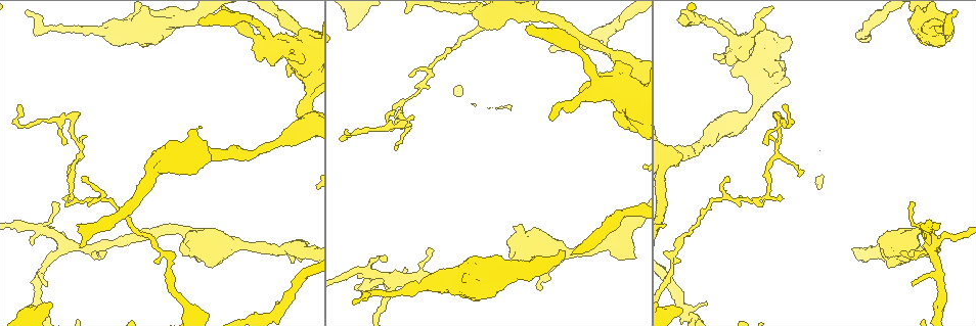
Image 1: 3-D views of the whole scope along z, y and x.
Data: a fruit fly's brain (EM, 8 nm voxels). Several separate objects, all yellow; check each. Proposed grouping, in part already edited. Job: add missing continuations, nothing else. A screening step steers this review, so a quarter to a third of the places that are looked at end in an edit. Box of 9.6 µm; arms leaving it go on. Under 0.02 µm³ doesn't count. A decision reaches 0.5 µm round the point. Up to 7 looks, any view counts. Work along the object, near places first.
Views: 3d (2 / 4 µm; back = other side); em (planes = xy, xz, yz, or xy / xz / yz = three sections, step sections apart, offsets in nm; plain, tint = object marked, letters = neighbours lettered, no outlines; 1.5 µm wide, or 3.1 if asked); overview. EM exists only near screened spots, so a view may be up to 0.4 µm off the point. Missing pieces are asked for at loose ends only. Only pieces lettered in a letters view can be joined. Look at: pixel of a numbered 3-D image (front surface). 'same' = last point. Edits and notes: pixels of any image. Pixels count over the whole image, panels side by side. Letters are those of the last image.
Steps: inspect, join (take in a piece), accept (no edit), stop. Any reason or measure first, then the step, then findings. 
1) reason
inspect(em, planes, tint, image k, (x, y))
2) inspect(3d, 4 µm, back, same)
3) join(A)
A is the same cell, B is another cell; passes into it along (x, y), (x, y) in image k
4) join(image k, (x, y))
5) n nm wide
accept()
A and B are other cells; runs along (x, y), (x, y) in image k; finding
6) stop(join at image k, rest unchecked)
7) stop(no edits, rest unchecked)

free end
inspect(3d, 2 µm, image 1, (199, 25))

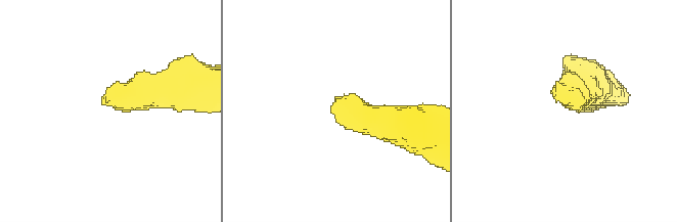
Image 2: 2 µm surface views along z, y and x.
need the tissue
inspect(em, xz, step 4, letters, image 2, (330, 108))

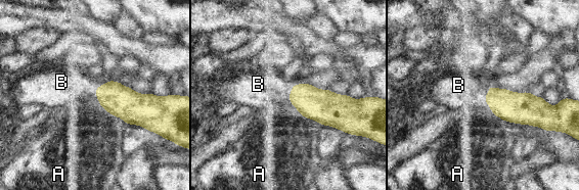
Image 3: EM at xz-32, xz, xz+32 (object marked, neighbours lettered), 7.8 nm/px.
inspect(em, planes, letters, same)

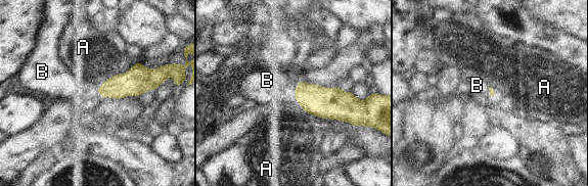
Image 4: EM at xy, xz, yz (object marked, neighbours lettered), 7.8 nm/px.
join(B)
B is the same cell, A is another cell; passes into it along (323, 102), (296, 88), (267, 80) in image 4; the neuron continues

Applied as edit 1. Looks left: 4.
inspect(overview)

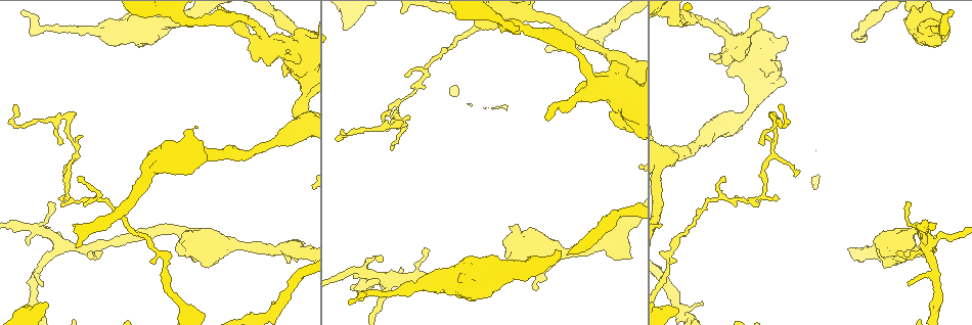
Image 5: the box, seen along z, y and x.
thick end
inspect(3d, 4 µm, image 5, (487, 27))

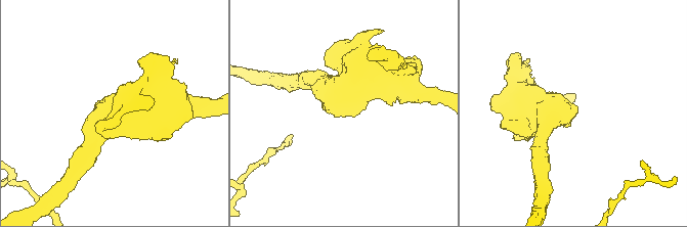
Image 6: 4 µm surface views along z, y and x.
inspect(em, xy, step 8, letters, image 6, (348, 114))

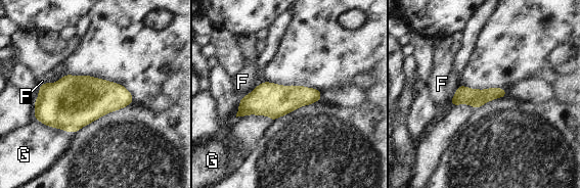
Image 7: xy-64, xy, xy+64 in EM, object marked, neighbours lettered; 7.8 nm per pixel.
accept()
F and G are other cells; runs along (503, 92), (461, 96), (454, 102) in image 7; no lettered piece goes on from it

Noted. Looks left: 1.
an open end
inspect(em, planes, letters, image 5, (628, 256))

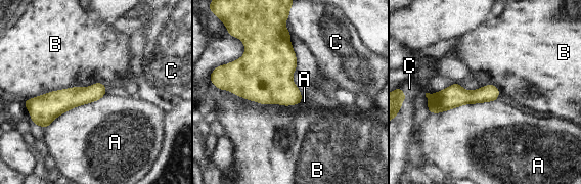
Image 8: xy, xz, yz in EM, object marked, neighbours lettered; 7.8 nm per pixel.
accept()
A, B and C are other cells; runs along (103, 88), (52, 104), (34, 104) in image 8; none of them fits

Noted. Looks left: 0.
stop(join at image 4, rest unchecked)

